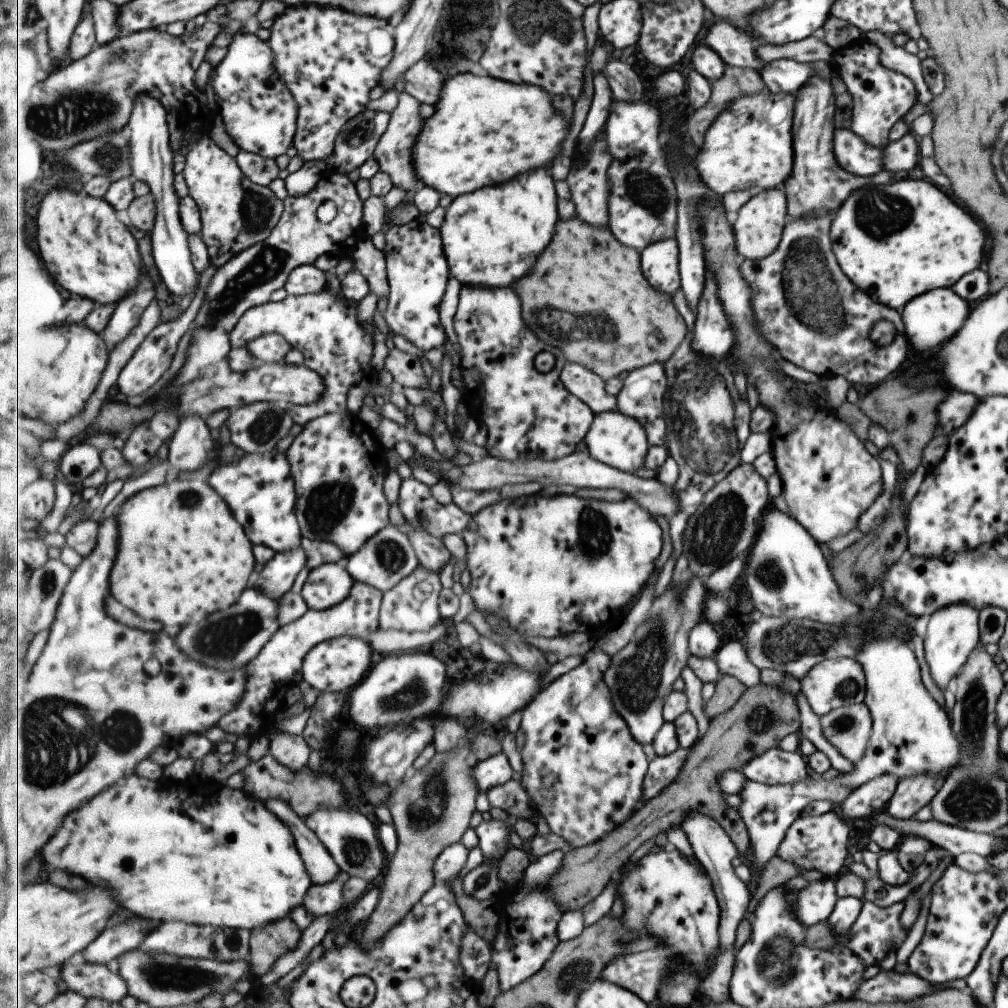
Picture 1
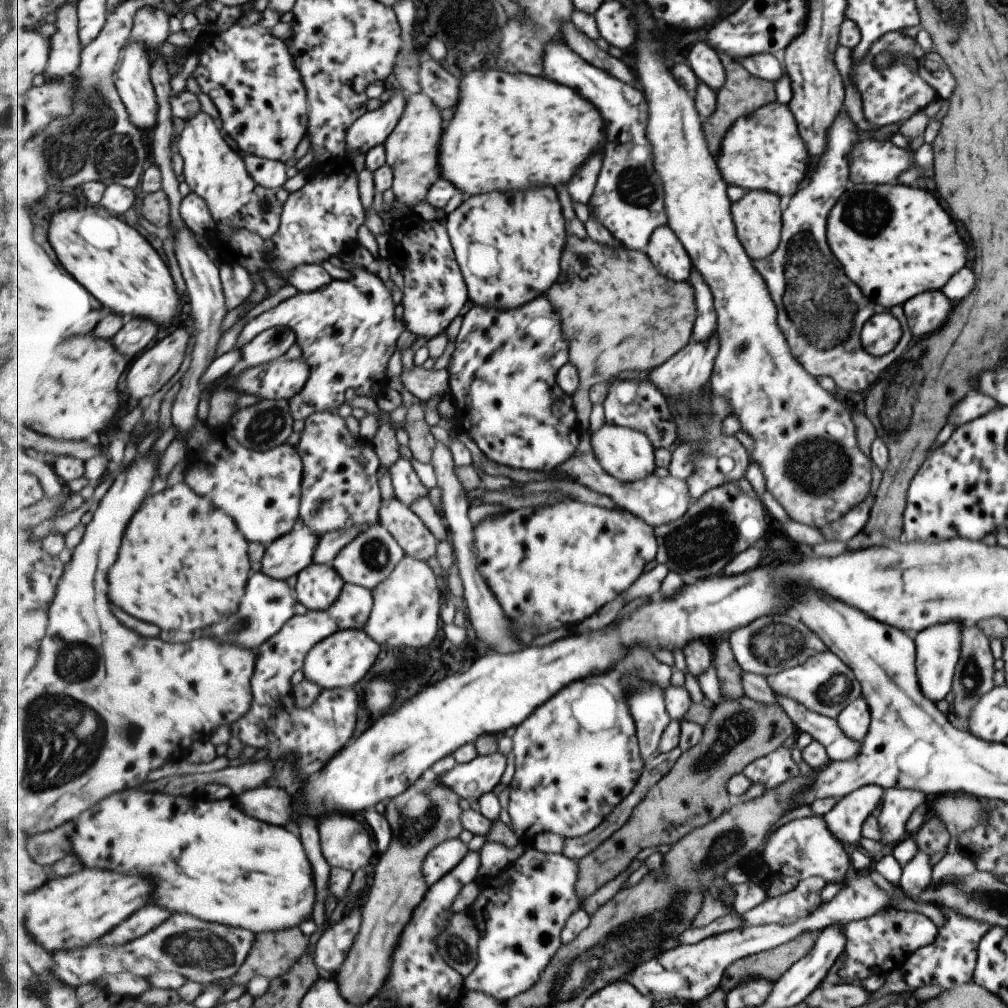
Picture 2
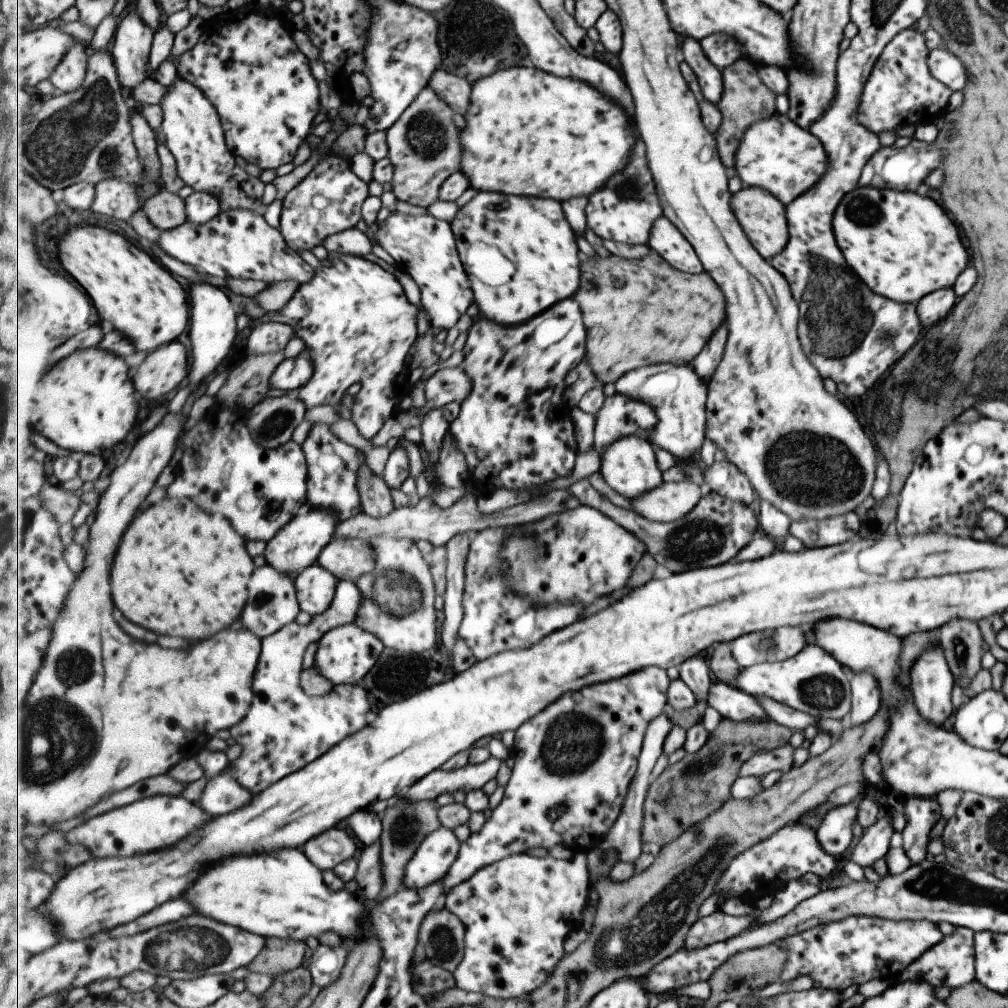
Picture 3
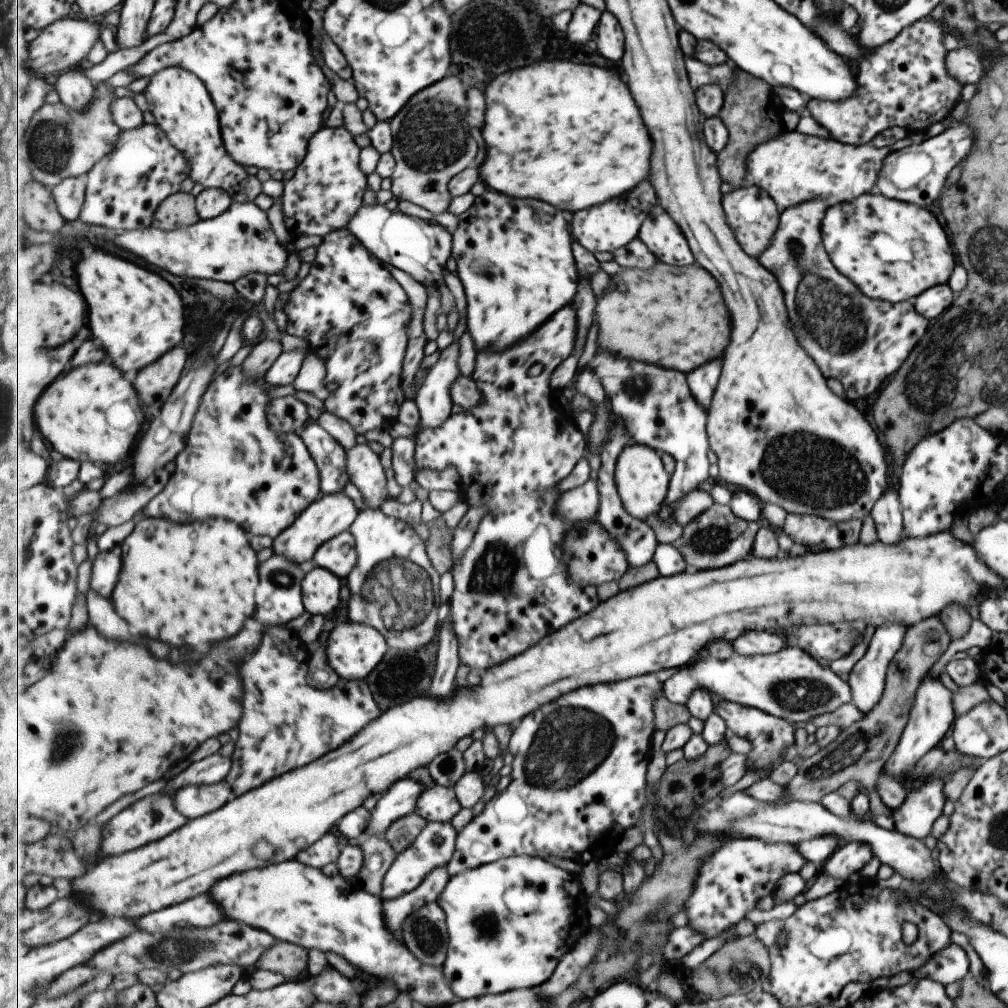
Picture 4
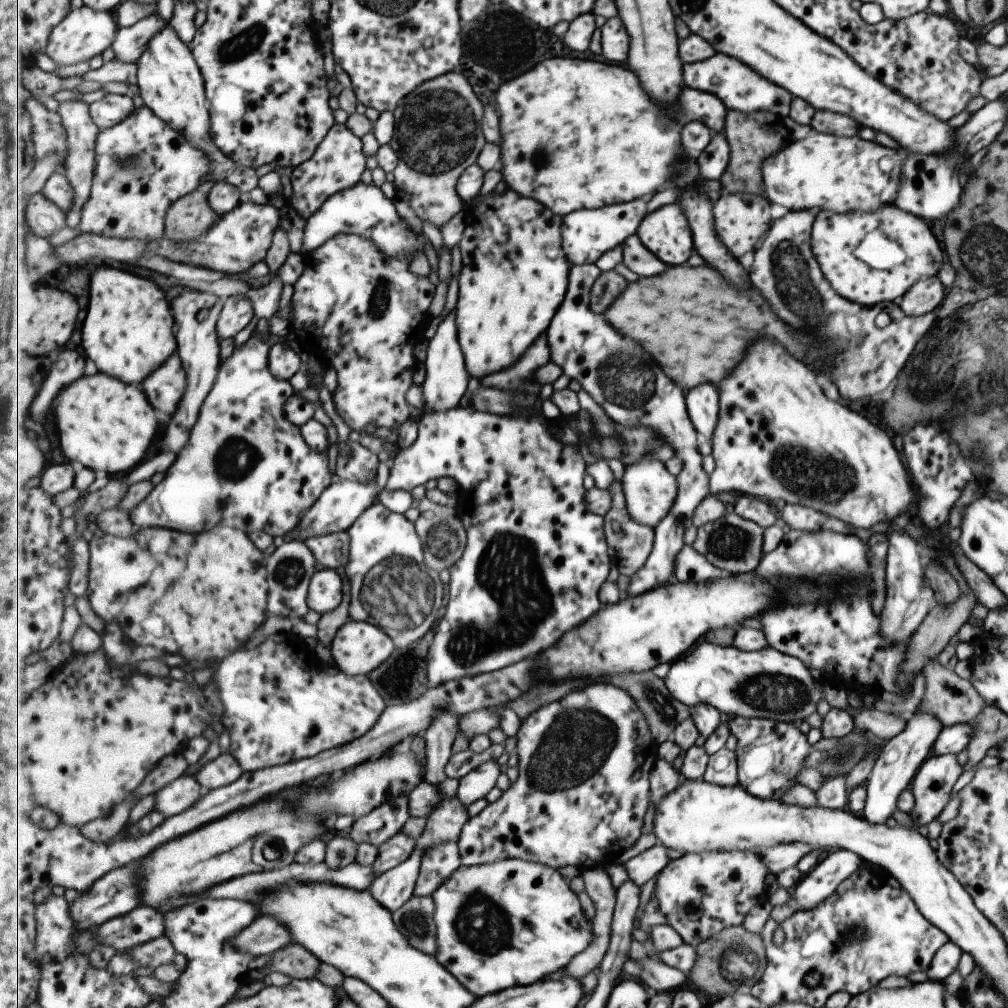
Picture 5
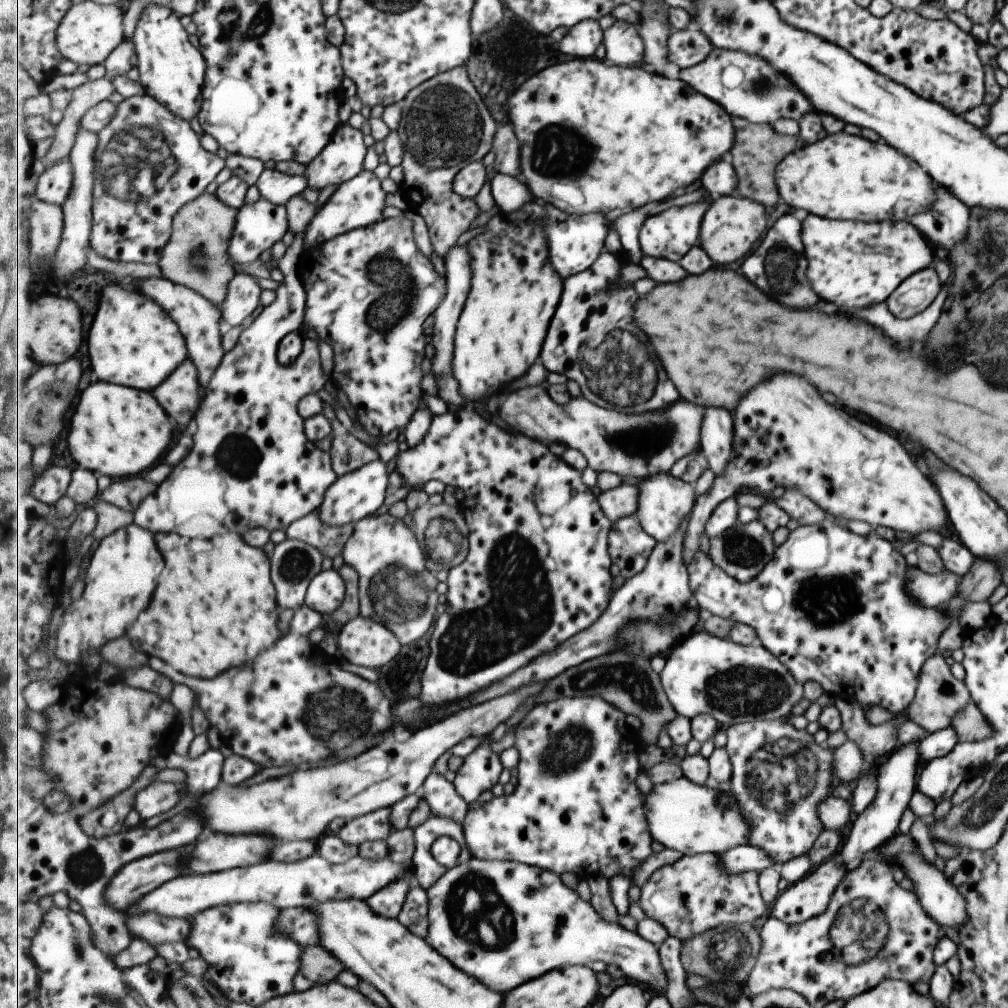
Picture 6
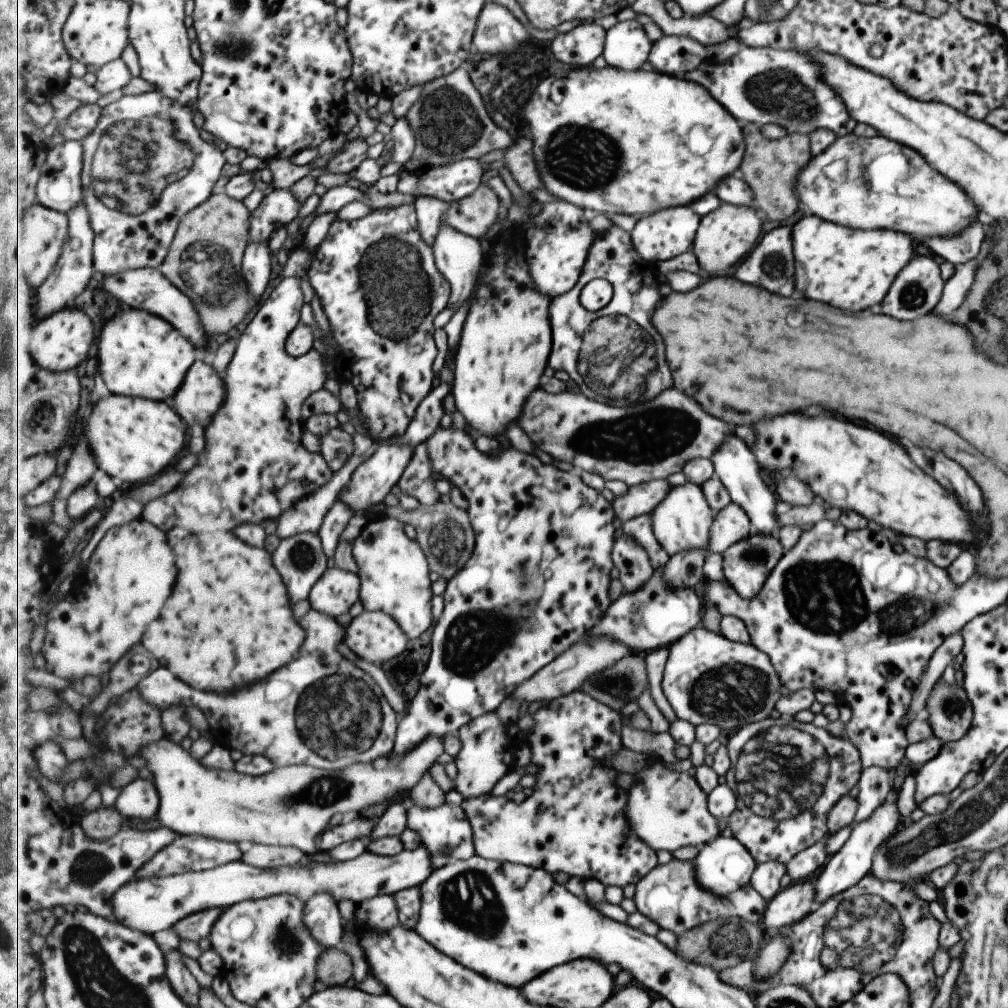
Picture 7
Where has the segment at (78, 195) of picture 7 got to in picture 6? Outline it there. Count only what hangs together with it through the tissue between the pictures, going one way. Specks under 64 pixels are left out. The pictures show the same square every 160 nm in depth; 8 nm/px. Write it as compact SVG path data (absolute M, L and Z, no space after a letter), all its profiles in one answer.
M67 157L47 170L39 169L36 196L45 202L63 206L69 198L74 181L74 170Z

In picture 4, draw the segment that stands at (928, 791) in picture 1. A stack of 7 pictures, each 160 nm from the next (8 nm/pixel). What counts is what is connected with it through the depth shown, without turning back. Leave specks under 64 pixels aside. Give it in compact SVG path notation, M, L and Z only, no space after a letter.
M851 841L840 844L839 848L818 867L818 873L846 880L849 874L858 872L861 867L872 857L869 844Z

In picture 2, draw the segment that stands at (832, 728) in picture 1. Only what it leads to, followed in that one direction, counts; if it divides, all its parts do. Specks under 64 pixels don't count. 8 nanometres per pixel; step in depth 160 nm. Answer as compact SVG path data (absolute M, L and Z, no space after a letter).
M862 696L857 697L847 707L843 707L834 719L849 740L860 743L867 734L870 721L869 709L865 699Z

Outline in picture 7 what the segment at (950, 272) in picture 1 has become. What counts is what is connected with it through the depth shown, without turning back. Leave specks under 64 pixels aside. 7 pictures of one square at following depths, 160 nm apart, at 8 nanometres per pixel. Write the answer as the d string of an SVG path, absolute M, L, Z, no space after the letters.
M813 215L801 217L792 228L795 228L794 288L801 290L809 300L839 310L859 312L871 304L879 304L898 272L913 258L909 236L893 230L853 230Z

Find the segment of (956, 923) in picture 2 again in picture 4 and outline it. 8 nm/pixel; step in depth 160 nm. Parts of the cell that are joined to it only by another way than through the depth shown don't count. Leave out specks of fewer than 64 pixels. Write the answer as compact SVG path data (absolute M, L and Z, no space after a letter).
M950 942L945 948L934 952L925 964L919 965L911 975L918 979L929 979L945 986L957 982L969 974L967 954L958 944Z

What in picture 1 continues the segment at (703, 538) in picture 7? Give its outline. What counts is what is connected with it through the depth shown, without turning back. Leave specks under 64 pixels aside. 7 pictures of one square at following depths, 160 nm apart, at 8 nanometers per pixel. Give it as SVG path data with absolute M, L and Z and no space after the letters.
M619 410L597 413L585 442L589 453L597 460L628 473L644 466L651 446L646 428L636 418Z

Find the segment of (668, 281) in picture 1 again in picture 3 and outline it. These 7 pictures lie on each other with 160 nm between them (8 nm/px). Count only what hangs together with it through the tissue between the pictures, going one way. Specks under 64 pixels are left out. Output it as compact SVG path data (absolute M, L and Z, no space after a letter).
M663 216L655 221L649 246L663 256L669 264L683 272L693 272L693 274L703 272L703 264L695 248L670 218Z

